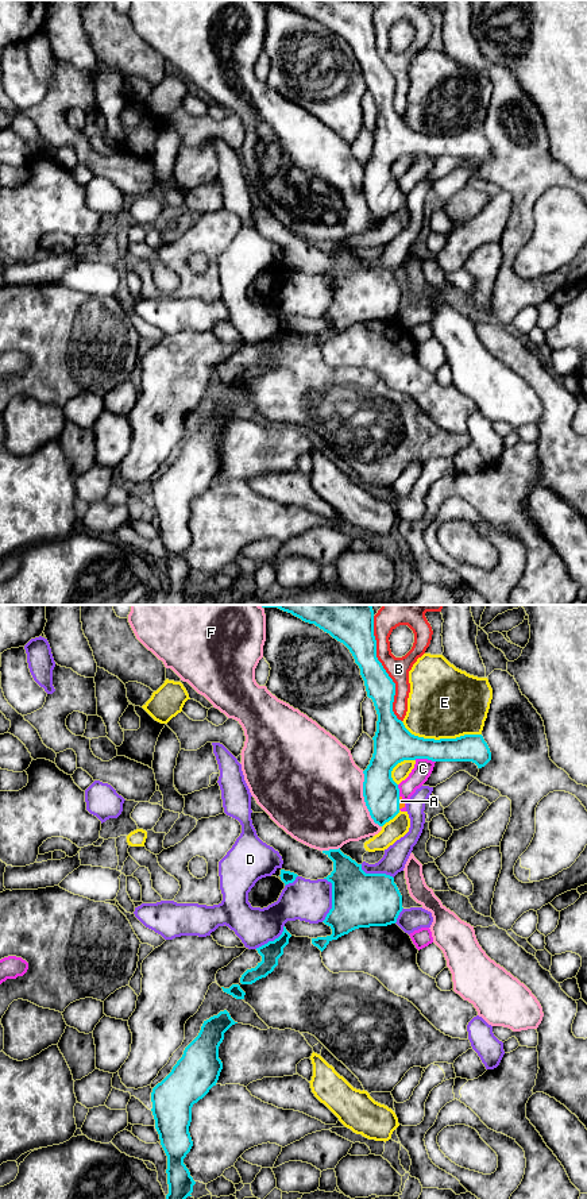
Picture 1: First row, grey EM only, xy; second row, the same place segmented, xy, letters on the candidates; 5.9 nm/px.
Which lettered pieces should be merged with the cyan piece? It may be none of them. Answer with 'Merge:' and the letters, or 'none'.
Merge: A

